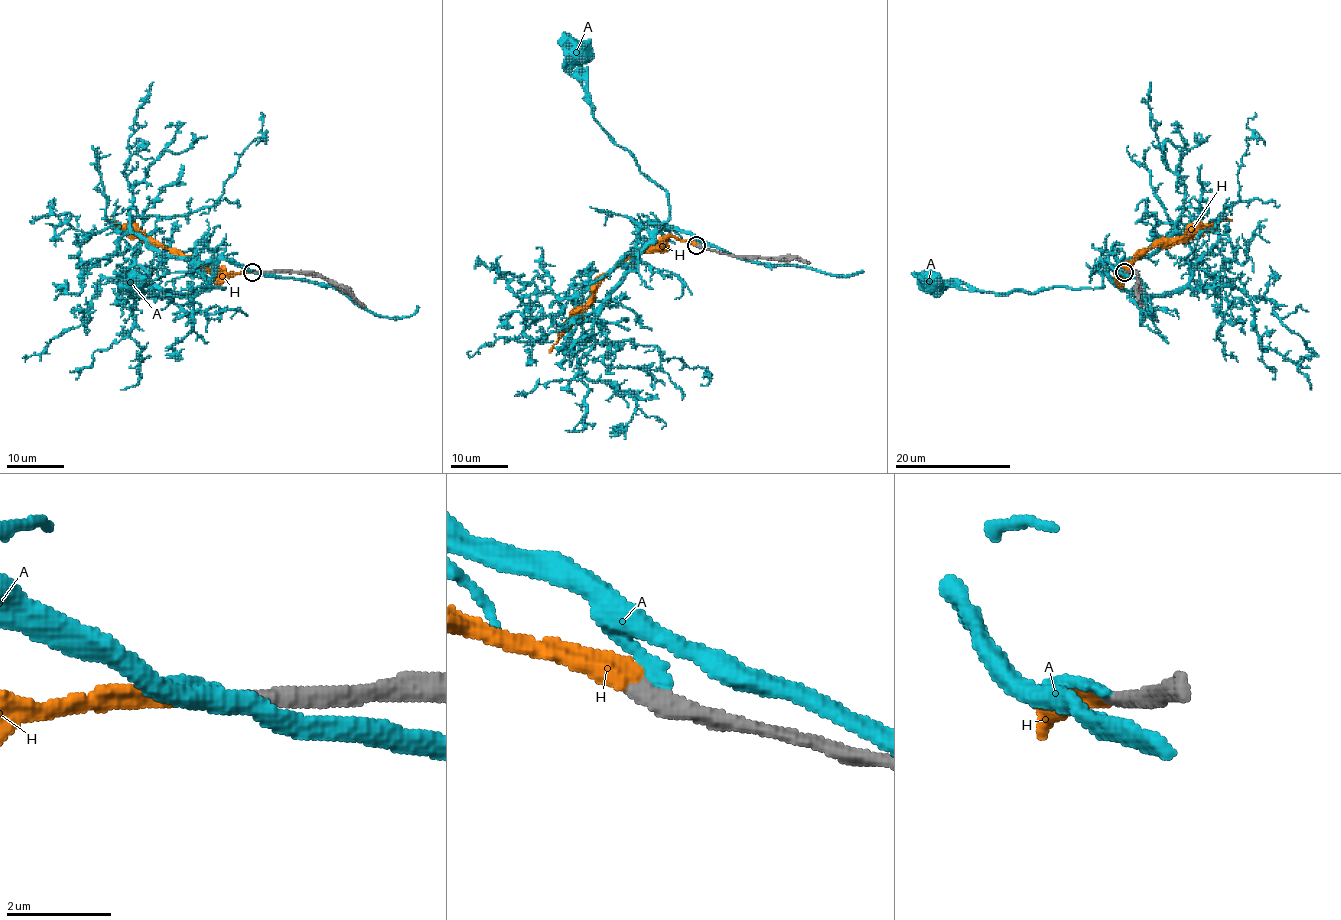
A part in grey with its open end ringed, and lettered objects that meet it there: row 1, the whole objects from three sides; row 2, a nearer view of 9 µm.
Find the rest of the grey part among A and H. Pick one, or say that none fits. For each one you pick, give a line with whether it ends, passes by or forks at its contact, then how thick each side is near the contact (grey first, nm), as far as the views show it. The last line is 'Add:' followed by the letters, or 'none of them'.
H: it ends there; 320 nm thick on the grey side, 360 nm on the other
Add: H

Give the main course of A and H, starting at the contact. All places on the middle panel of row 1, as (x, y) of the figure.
A: (699, 245), (689, 234), (648, 228), (667, 219), (669, 195), (595, 120), (582, 66), (585, 58), (579, 52)
H: (697, 245), (664, 237), (654, 245), (643, 247), (620, 261), (598, 283), (589, 304), (549, 352)

